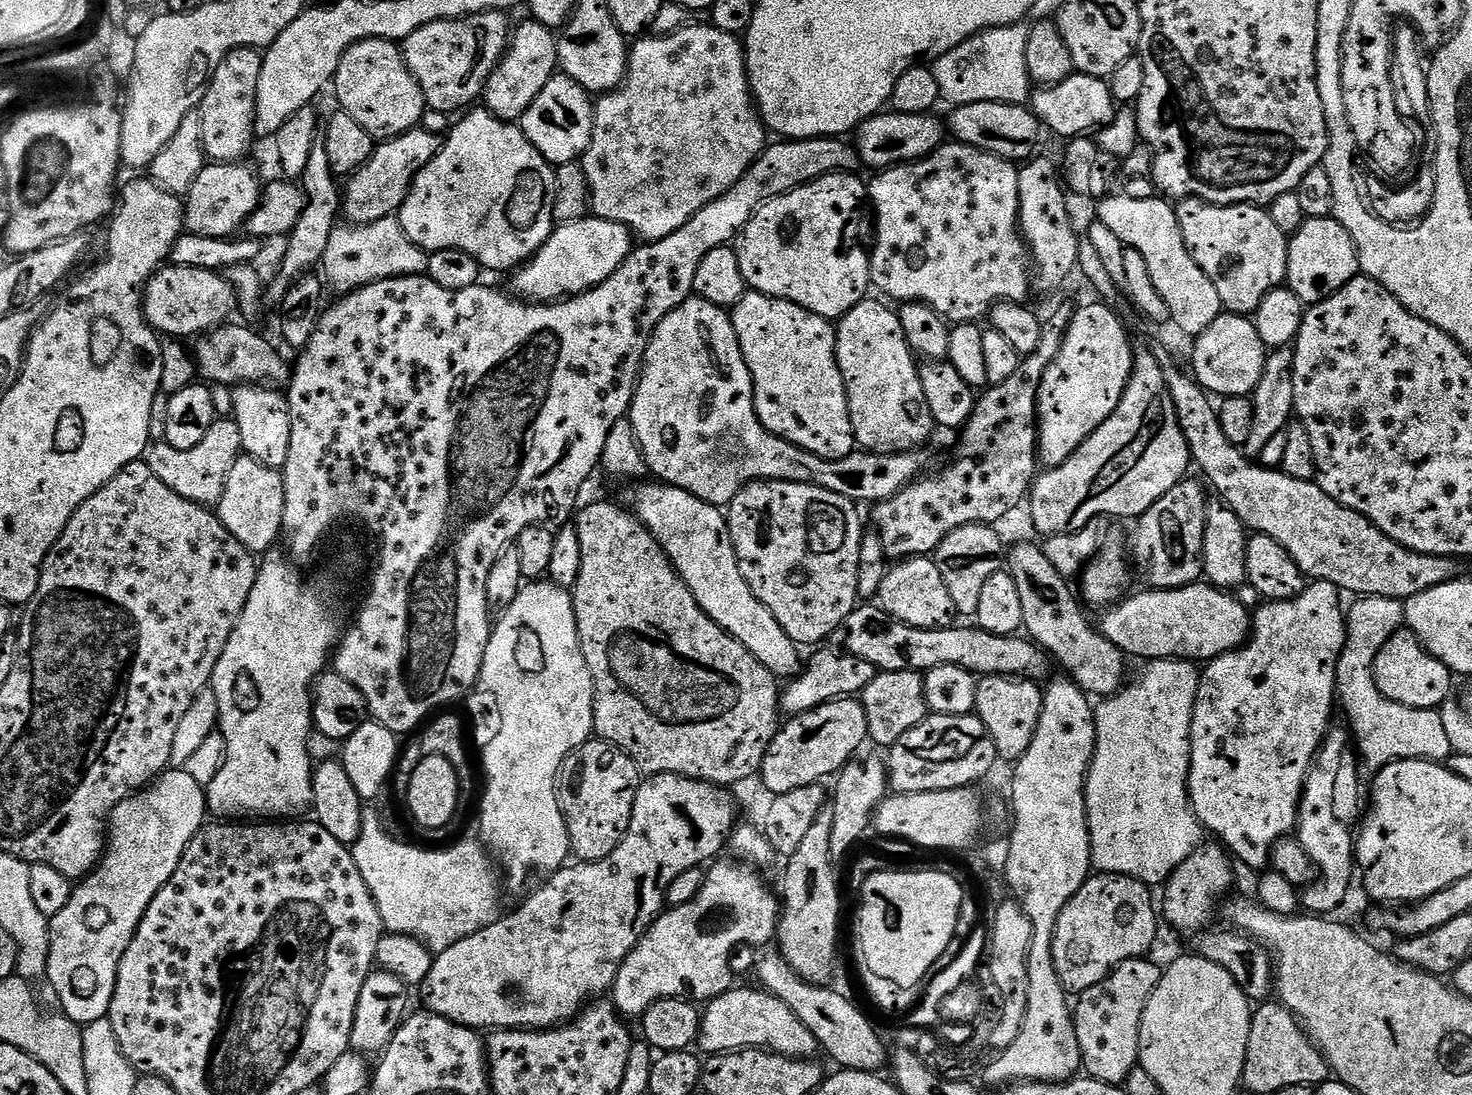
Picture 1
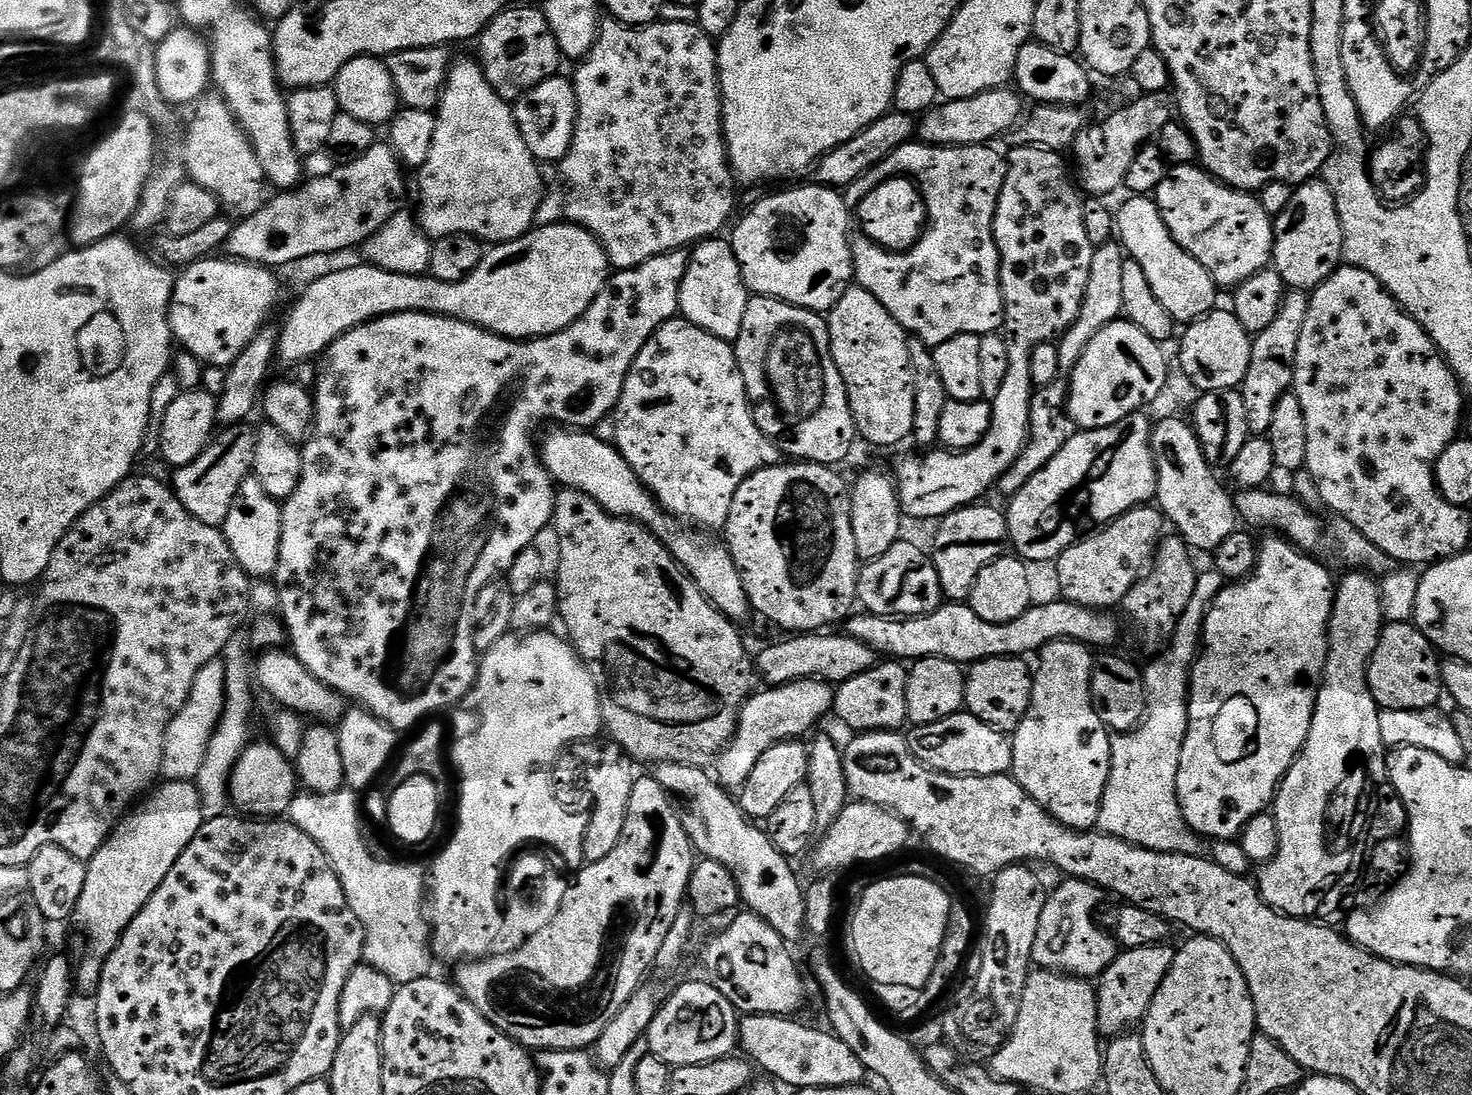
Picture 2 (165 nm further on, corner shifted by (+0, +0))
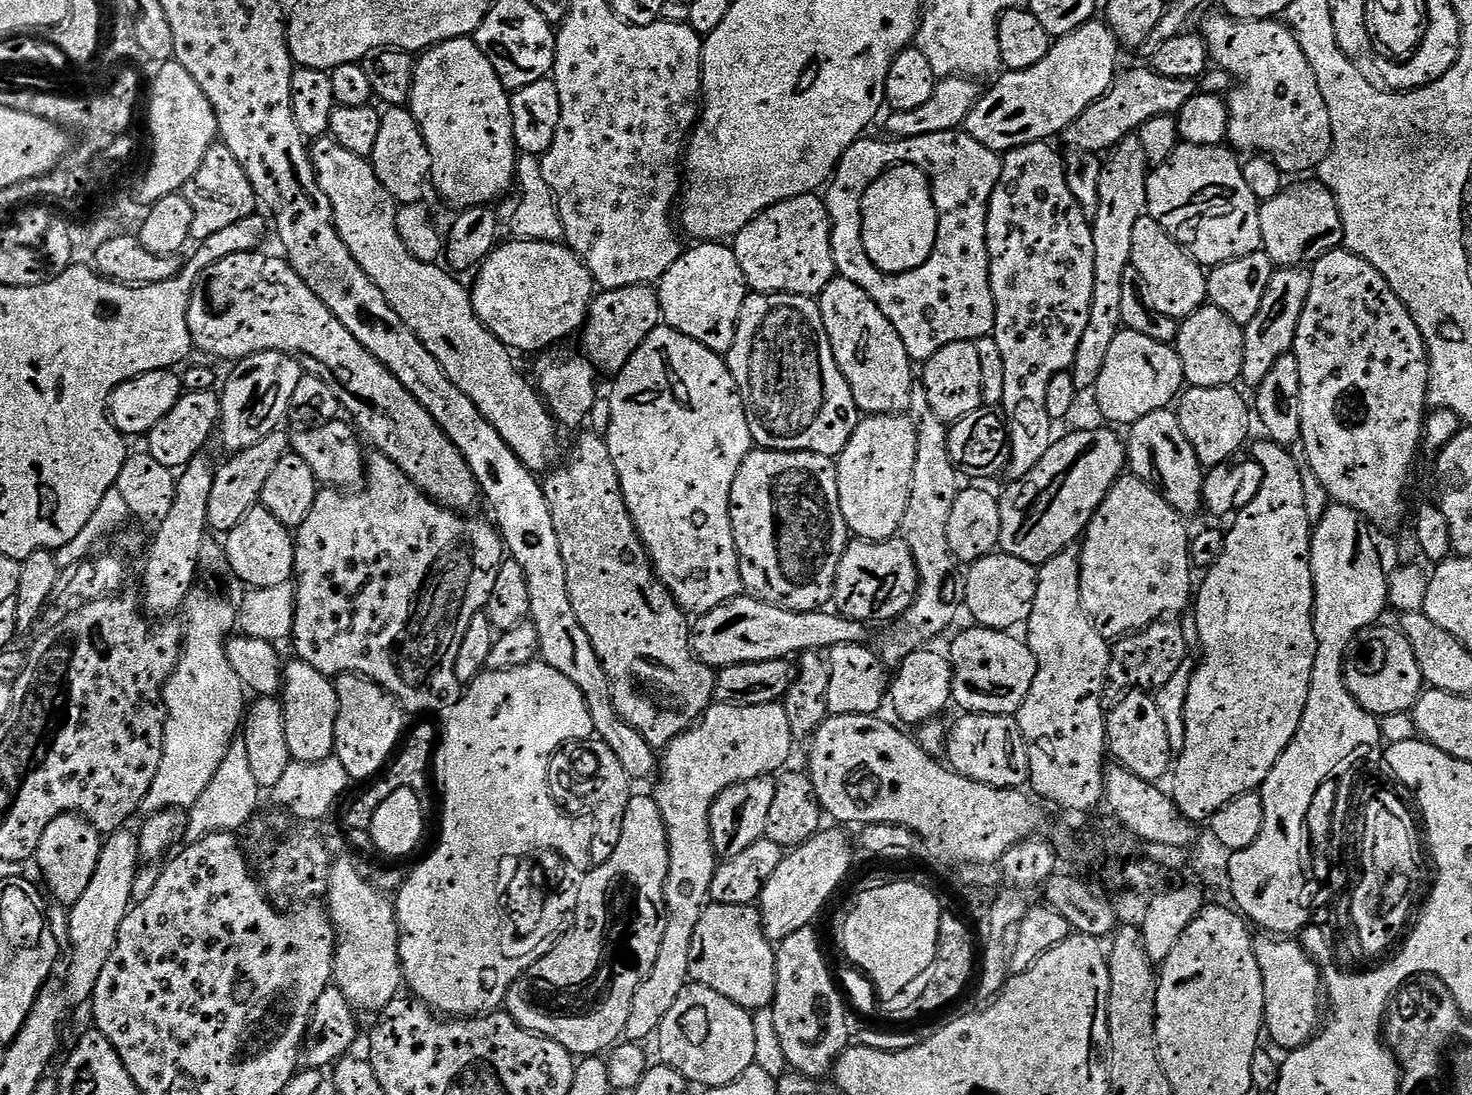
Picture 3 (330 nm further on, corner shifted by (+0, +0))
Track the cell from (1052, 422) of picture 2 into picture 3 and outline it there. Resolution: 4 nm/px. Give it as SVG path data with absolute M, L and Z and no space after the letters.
M1139 135L1126 137L1107 153L1098 178L1098 214L1090 222L1094 238L1094 298L1090 306L1090 322L1082 342L1078 344L1078 354L1071 366L1071 374L1077 385L1095 385L1106 354L1114 338L1122 331L1122 274L1132 262L1134 246L1134 222L1146 214L1148 199L1146 186L1150 165L1146 150L1142 150Z

